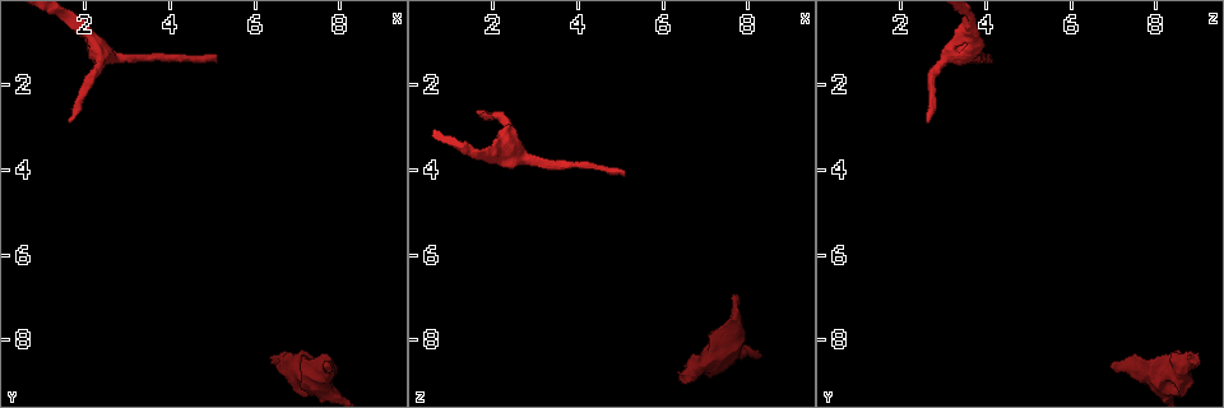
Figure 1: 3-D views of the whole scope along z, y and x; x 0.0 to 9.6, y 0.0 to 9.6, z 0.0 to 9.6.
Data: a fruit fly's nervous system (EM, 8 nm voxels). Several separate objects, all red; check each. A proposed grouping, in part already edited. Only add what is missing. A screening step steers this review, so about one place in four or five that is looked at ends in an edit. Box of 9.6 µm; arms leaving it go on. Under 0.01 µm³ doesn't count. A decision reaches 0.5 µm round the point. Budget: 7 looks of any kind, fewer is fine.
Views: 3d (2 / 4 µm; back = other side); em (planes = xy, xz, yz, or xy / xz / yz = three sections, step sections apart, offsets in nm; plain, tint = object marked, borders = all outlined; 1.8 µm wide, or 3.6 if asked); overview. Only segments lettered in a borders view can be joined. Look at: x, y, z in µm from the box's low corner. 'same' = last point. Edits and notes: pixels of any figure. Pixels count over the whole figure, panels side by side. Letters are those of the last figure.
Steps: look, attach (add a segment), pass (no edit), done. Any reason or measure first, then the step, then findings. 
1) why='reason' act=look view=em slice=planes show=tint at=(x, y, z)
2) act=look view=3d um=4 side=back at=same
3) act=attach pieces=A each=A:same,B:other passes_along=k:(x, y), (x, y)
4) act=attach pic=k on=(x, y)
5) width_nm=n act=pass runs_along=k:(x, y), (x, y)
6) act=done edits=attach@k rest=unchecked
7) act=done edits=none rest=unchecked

why='tapers out' act=look view=em slice=planes show=borders at=(5.05, 1.50, 4.10)

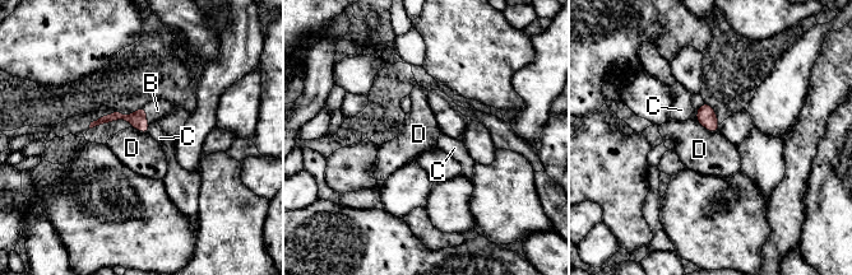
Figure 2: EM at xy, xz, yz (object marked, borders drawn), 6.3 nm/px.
width_nm=100 act=attach pieces=B each=B:same,C:other,D:other found='it goes on there'

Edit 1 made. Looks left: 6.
act=look view=overview

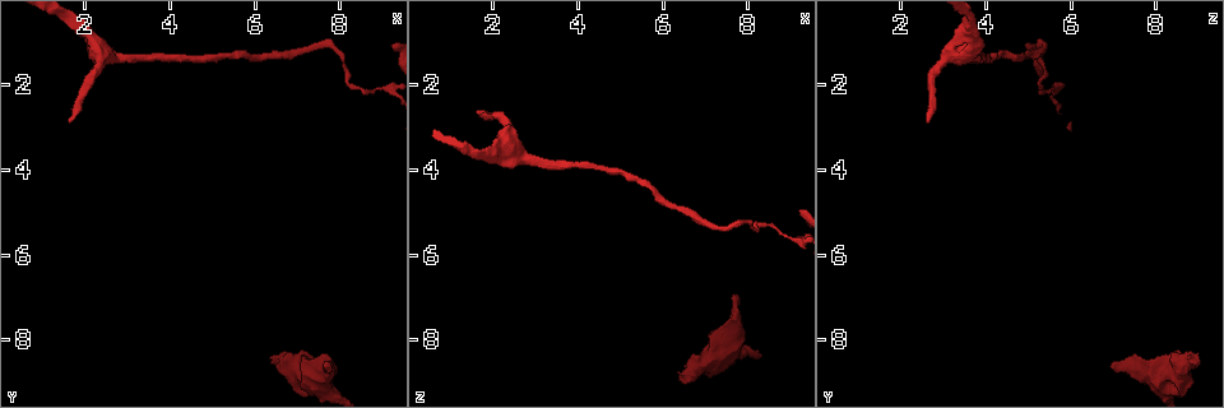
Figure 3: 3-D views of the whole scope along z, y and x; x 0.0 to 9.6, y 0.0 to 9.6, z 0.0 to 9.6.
why='free end' act=look view=em slice=planes show=borders at=(1.65, 2.80, 2.65)

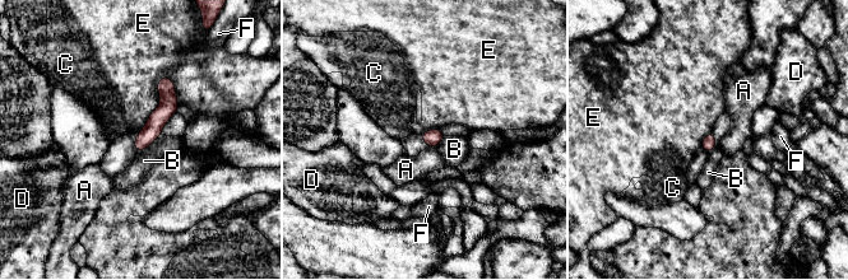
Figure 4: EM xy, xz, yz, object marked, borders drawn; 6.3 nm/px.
act=pass each=A:other,B:other,C:other,D:other,E:other,F:other found='no lettered segment goes on from it'

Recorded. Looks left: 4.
why='abrupt turn' act=look view=3d um=4 at=(7.80, 1.10, 5.20)

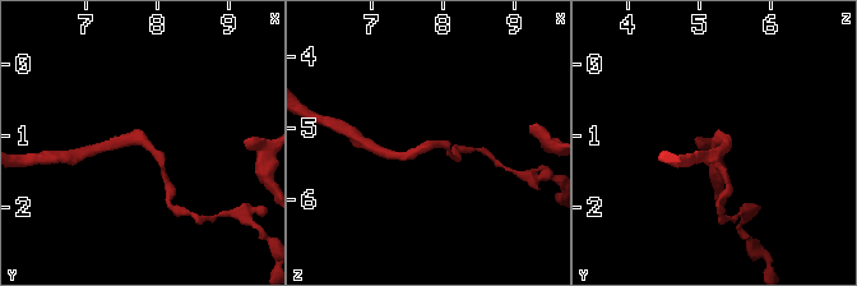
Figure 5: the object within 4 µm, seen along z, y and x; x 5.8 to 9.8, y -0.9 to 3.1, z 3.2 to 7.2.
why='now the EM' act=look view=em slice=yz step=8 show=tint at=(7.80, 1.05, 5.20)

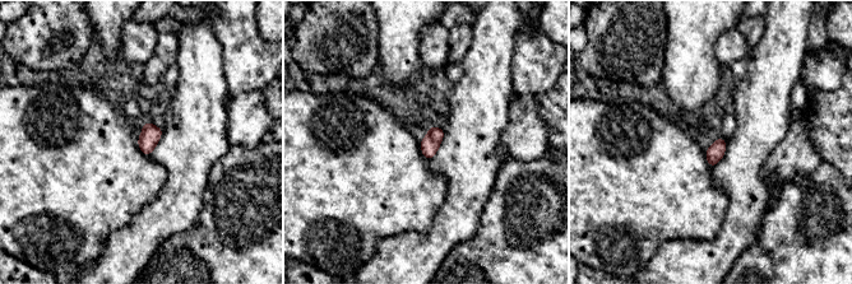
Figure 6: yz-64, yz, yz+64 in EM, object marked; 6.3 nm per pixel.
why='cut it another way' act=look view=em slice=planes show=borders at=same

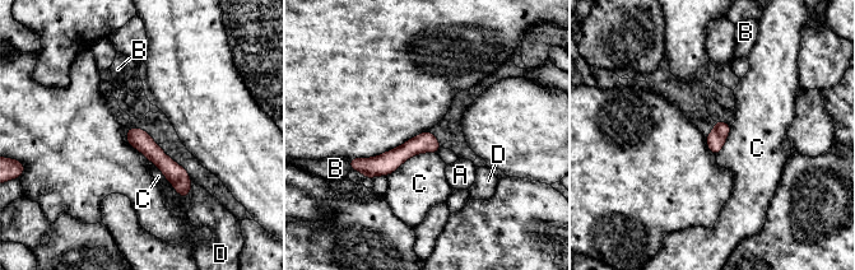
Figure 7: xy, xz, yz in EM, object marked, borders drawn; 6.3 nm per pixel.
act=pass each=A:other,B:other,C:other,D:other runs_along=7:(130, 131), (179, 177), (185, 194) found='no lettered segment goes on from it'

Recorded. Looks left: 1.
act=done edits=attach@2 rest=unchecked

